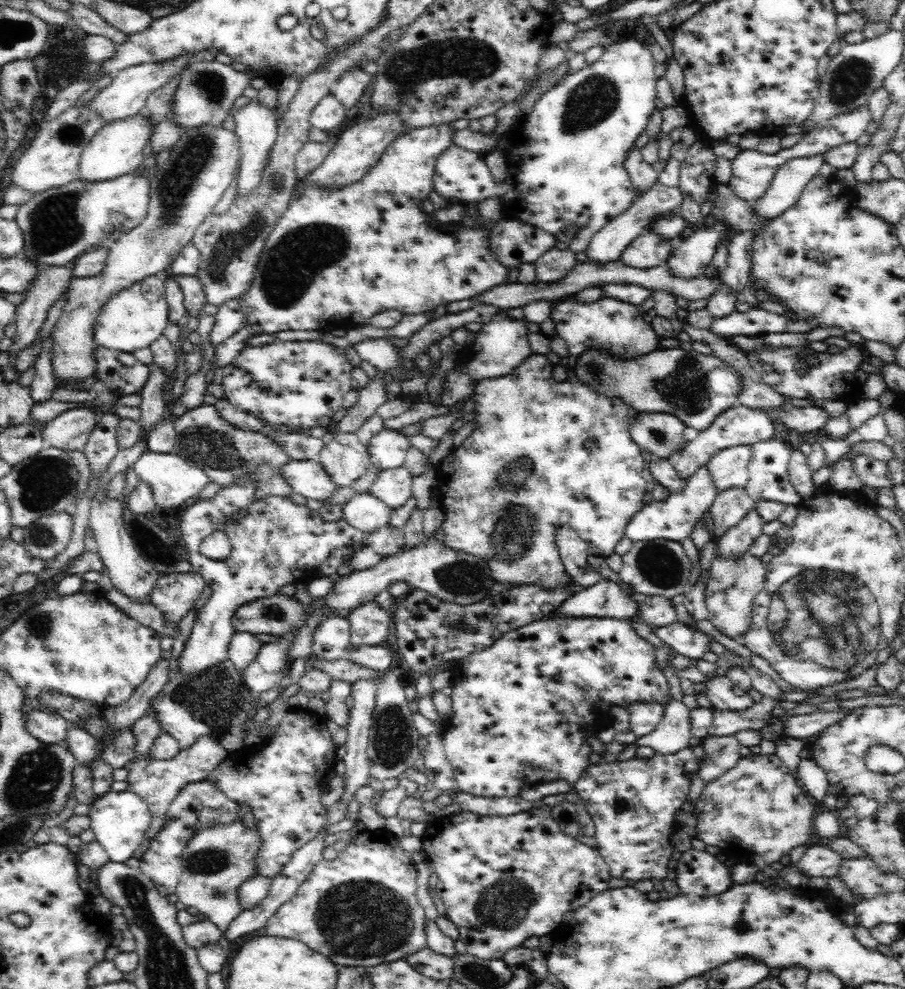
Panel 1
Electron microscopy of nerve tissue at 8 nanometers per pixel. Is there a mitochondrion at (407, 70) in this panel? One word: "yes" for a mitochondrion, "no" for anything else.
yes

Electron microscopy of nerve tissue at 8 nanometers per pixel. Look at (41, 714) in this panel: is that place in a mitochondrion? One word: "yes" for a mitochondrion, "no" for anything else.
no

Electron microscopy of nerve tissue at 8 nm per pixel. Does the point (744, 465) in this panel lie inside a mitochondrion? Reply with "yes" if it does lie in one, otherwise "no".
no

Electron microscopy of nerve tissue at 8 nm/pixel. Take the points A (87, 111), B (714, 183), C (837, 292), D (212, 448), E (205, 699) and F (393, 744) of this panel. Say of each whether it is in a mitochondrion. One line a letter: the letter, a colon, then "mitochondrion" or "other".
A: other
B: other
C: other
D: mitochondrion
E: mitochondrion
F: mitochondrion

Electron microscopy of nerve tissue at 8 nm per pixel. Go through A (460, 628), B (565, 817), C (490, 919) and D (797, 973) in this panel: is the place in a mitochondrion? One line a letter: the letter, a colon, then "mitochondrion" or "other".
A: mitochondrion
B: other
C: mitochondrion
D: other

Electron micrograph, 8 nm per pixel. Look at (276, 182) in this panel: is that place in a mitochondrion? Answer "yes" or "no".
yes

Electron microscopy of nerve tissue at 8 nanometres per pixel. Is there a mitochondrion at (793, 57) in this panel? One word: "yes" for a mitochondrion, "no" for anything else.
no

